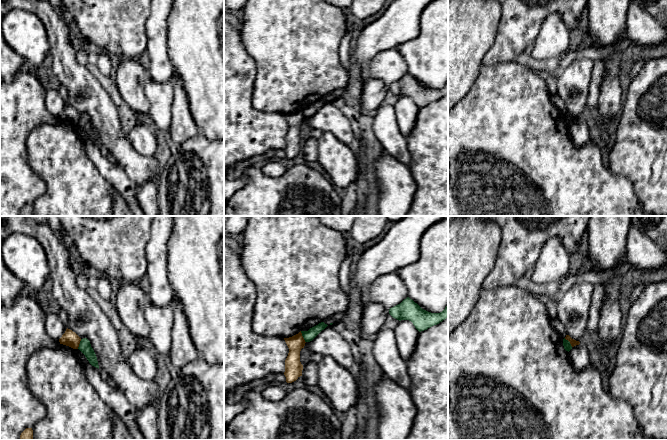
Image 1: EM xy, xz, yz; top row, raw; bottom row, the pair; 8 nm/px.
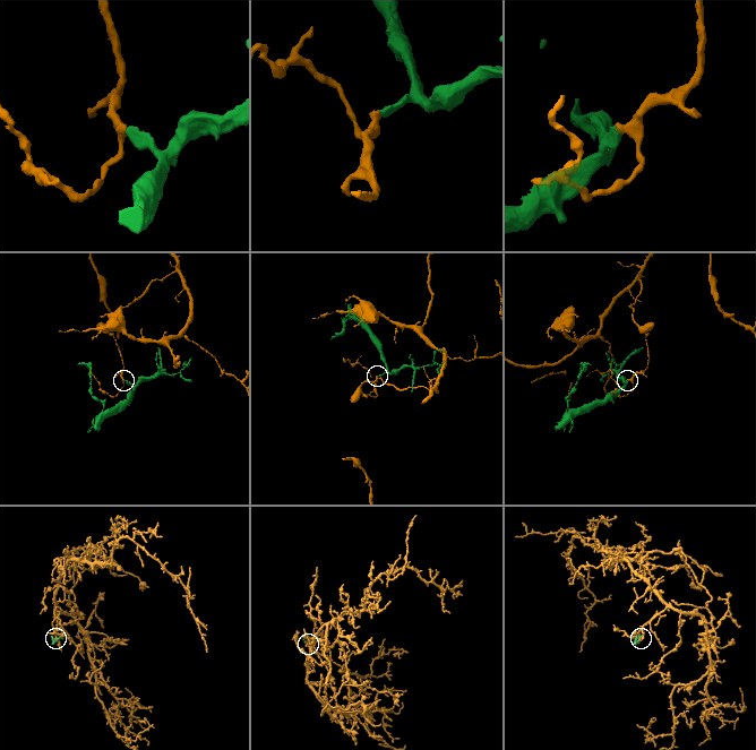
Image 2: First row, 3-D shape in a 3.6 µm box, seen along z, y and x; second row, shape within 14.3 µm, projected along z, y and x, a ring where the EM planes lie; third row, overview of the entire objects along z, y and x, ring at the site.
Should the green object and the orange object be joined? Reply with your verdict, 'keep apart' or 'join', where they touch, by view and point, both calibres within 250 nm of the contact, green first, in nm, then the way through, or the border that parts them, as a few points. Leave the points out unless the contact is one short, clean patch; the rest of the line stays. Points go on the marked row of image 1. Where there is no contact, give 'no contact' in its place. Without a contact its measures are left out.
keep apart; contact xz (303, 337); calibres 90 and 140 nm; border xz (300, 331), (305, 342)

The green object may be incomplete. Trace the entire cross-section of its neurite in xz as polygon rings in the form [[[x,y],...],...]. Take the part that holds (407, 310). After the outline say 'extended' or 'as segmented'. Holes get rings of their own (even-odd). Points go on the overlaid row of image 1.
[[[407,297],[400,304],[390,308],[389,314],[399,321],[411,321],[415,328],[421,332],[448,318],[448,303],[442,312],[431,313],[422,309],[417,303]]] | as segmented

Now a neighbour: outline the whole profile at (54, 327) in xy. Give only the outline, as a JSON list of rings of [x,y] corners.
[[[49,313],[46,314],[45,329],[51,338],[59,340],[65,333],[67,326],[60,320],[57,313]]]

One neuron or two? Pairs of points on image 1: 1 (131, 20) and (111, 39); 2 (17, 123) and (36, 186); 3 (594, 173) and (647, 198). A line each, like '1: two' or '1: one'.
1: one
2: one
3: two

